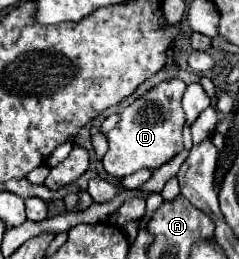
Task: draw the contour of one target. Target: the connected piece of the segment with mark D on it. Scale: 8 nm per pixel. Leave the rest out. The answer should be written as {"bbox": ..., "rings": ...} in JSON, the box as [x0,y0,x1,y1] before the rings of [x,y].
{"bbox":[102,79,186,179],"rings":[[[166,79],[152,87],[148,93],[138,97],[120,113],[118,125],[108,133],[108,153],[102,159],[104,171],[112,177],[124,179],[140,169],[158,169],[168,163],[176,153],[184,149],[182,127],[184,111],[180,99],[184,95],[186,83],[180,79]]]}

